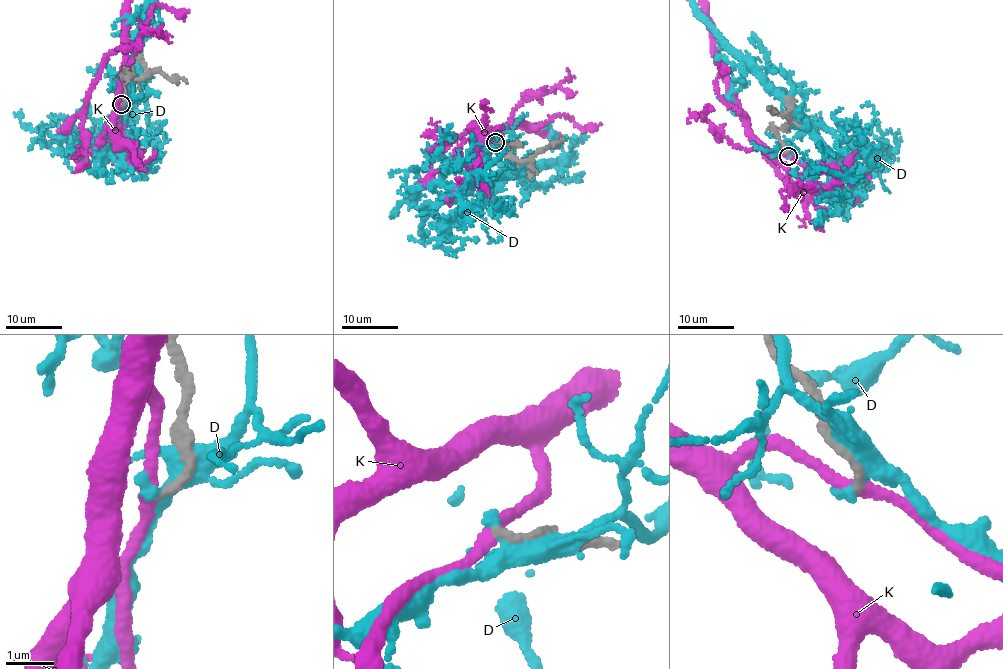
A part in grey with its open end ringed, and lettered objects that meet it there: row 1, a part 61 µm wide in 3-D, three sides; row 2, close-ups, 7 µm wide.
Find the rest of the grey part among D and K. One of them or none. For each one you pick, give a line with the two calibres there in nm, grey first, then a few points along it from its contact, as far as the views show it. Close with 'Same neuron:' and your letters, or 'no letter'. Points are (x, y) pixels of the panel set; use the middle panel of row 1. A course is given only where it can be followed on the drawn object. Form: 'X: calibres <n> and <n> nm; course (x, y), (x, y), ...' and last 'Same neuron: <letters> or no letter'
Same neuron: no letter

